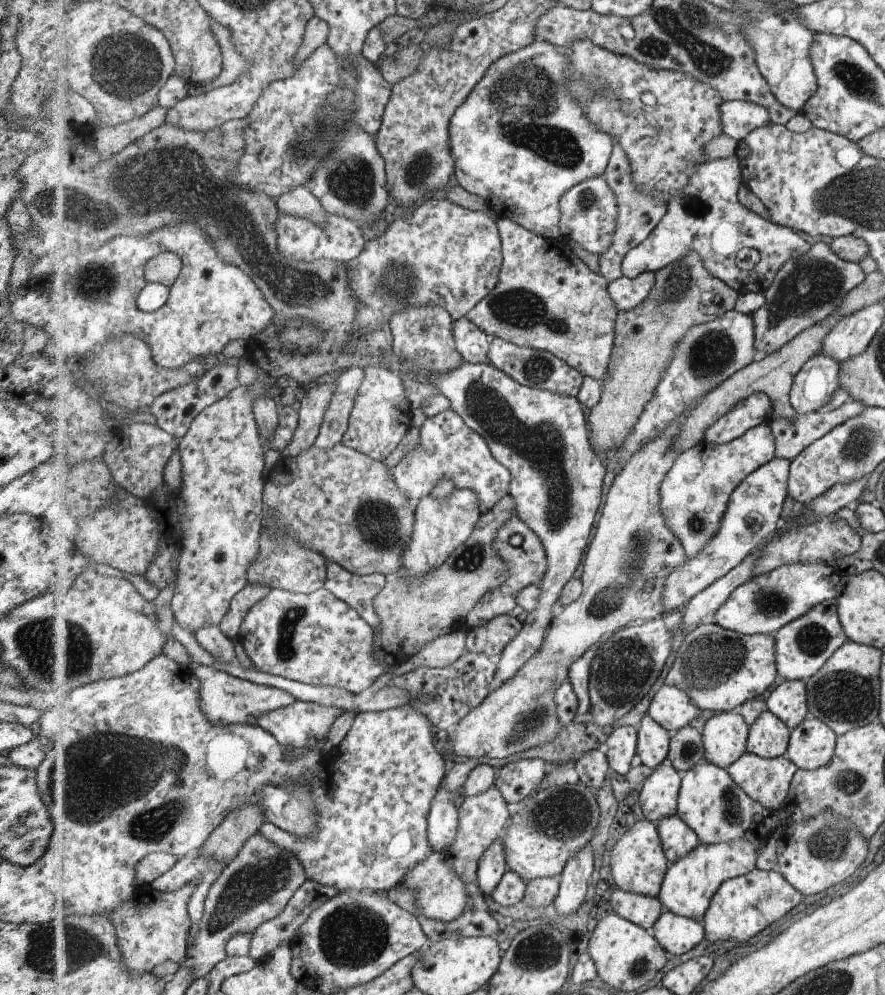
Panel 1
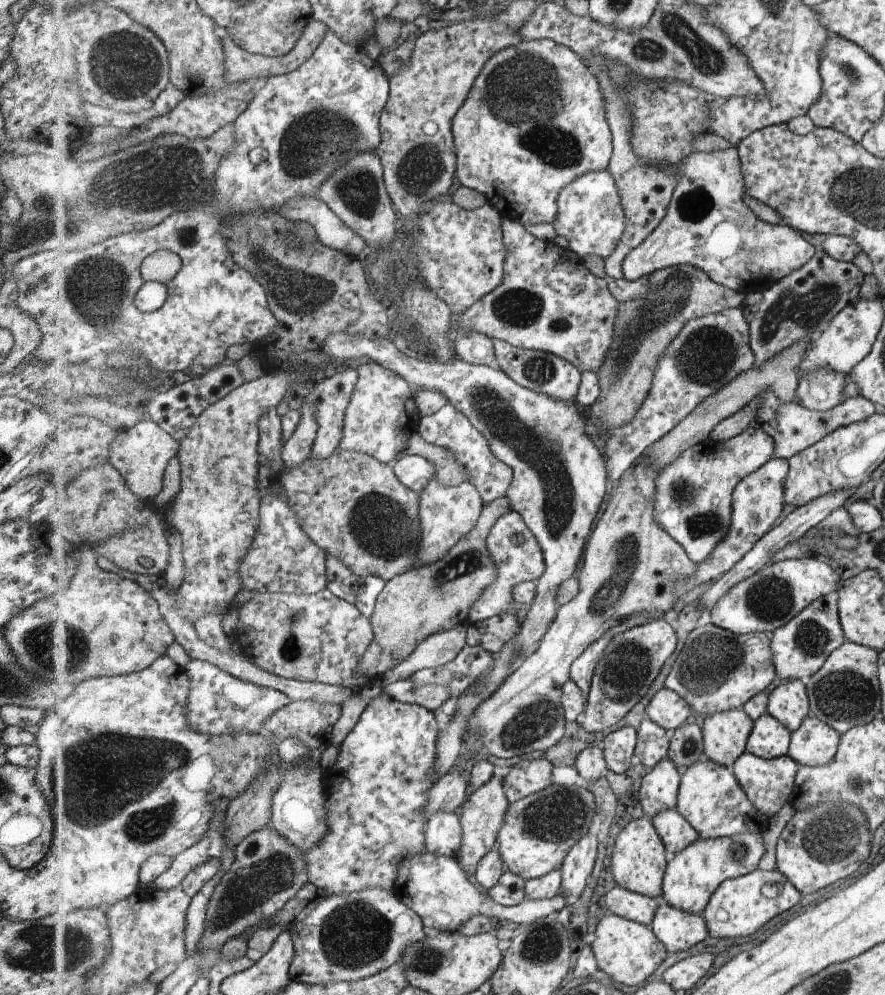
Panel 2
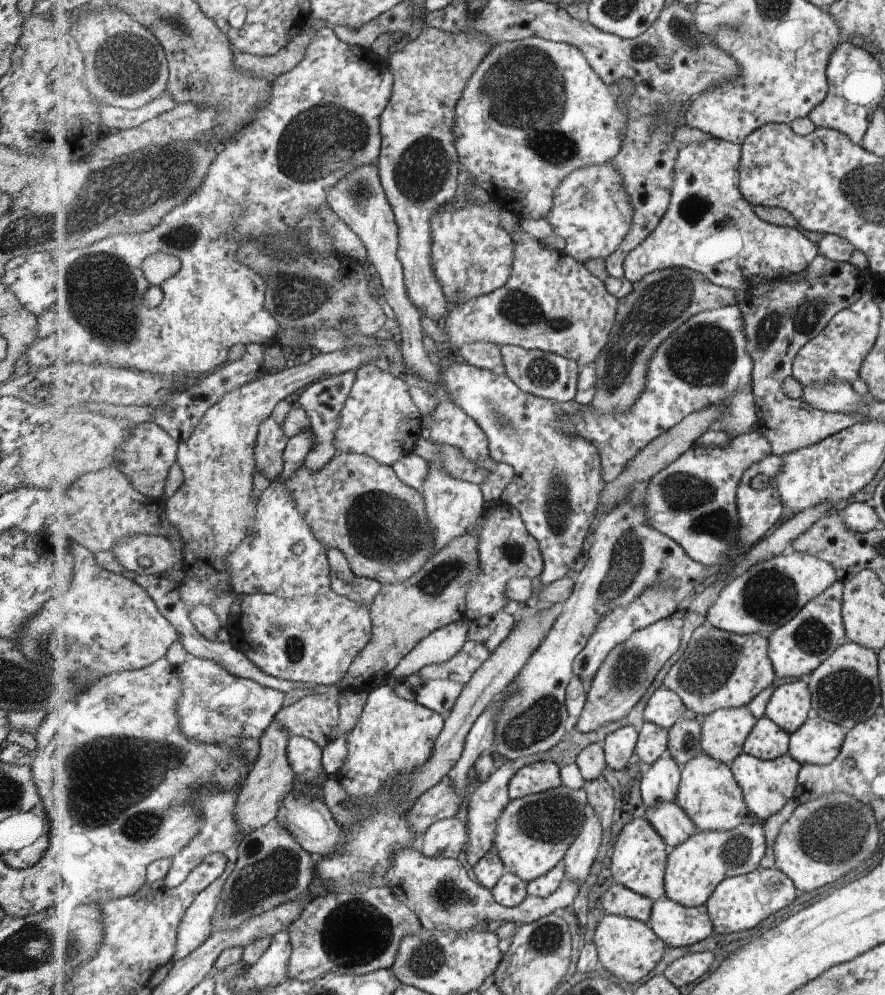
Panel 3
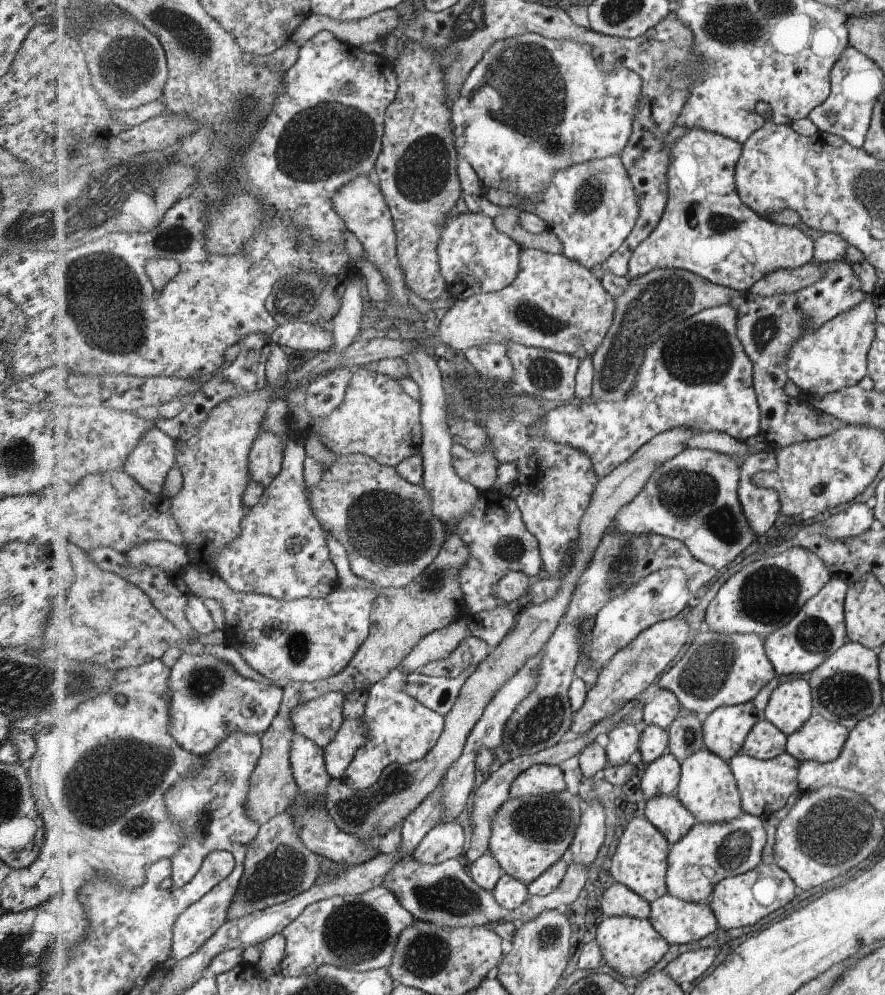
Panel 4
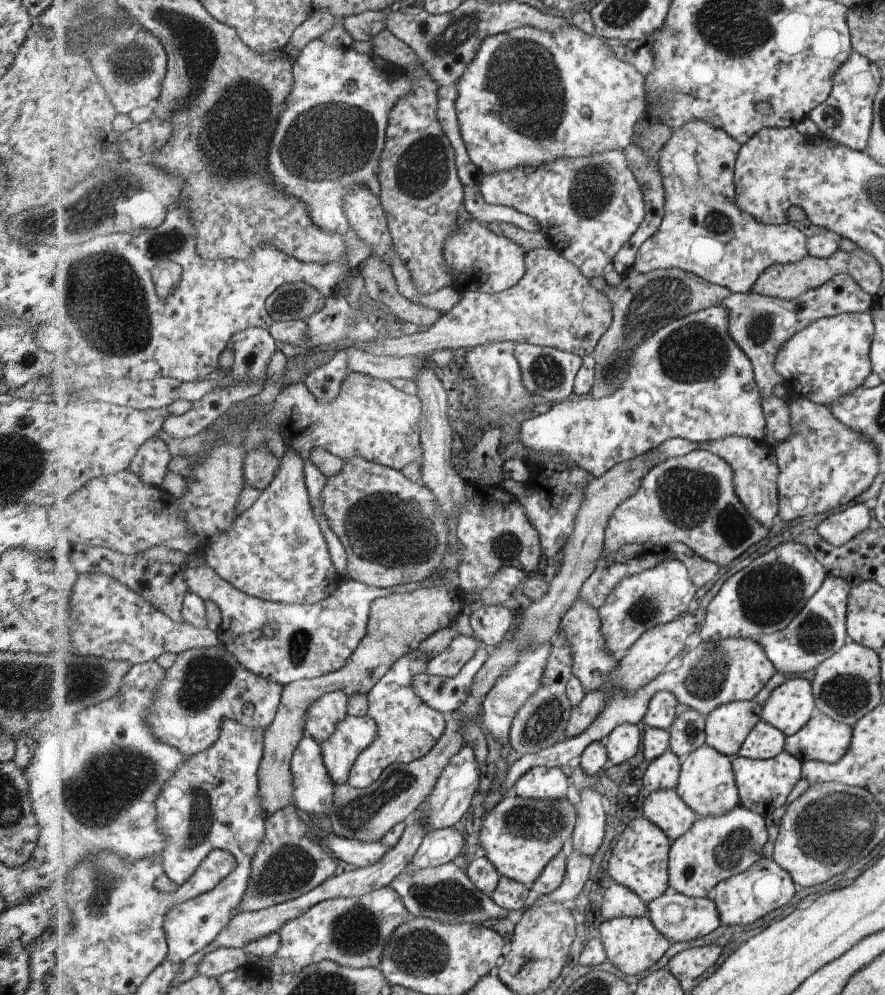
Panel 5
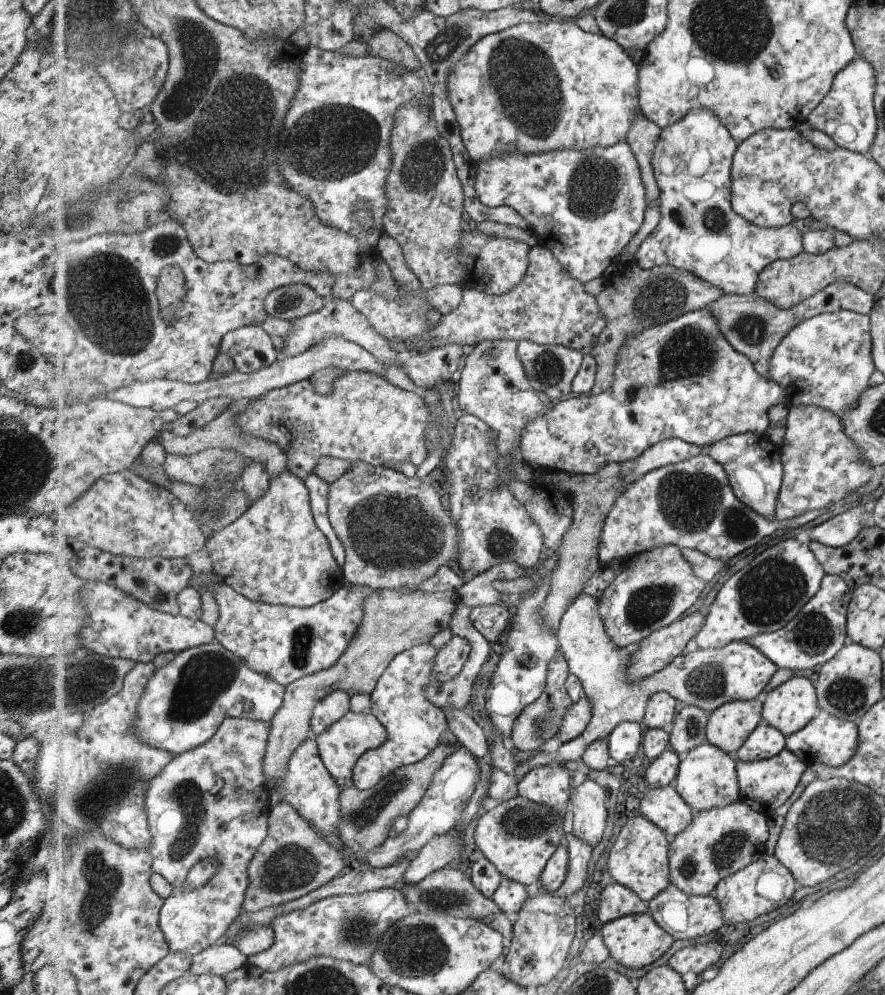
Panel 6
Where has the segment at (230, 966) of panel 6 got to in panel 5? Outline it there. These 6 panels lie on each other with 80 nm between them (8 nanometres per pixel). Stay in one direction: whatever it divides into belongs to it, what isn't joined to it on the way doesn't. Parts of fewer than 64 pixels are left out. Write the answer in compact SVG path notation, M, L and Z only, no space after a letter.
M223 947L203 957L198 974L219 978L245 964L249 964L249 956L245 948Z

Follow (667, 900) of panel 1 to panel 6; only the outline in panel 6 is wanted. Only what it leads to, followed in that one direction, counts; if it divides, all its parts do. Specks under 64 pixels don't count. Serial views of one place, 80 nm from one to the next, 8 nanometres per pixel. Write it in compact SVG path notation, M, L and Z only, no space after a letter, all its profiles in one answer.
M739 800L725 808L695 813L694 822L685 832L670 842L670 879L676 887L690 895L713 895L718 884L728 876L747 868L766 855L765 844L770 839L769 818L757 812L751 805Z

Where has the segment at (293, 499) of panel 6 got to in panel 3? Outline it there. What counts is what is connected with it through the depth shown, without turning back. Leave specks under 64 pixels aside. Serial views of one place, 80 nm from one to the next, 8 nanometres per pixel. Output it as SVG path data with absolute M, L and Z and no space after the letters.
M311 426L288 440L284 452L284 472L272 482L257 503L252 536L226 559L227 570L231 573L233 595L256 593L275 594L279 597L308 595L329 595L332 591L331 562L327 546L314 534L292 491L287 486L297 472L306 466L307 454L313 449L314 432Z

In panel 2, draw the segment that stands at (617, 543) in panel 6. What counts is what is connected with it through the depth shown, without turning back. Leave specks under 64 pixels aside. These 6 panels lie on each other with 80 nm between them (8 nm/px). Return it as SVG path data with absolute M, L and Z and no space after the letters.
M760 425L752 426L726 442L709 438L689 448L655 480L655 522L686 549L695 563L711 558L715 546L731 532L735 488L774 457L774 438Z

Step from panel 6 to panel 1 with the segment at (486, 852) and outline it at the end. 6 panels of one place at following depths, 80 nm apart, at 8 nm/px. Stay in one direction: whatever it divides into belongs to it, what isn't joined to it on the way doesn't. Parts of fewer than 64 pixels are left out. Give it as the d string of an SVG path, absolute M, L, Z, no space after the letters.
M579 780L576 784L540 789L523 801L523 804L521 810L510 819L503 831L503 846L509 870L517 872L526 882L560 876L571 856L577 856L579 850L586 848L586 845L593 840L595 830L599 826L599 804L594 790Z

